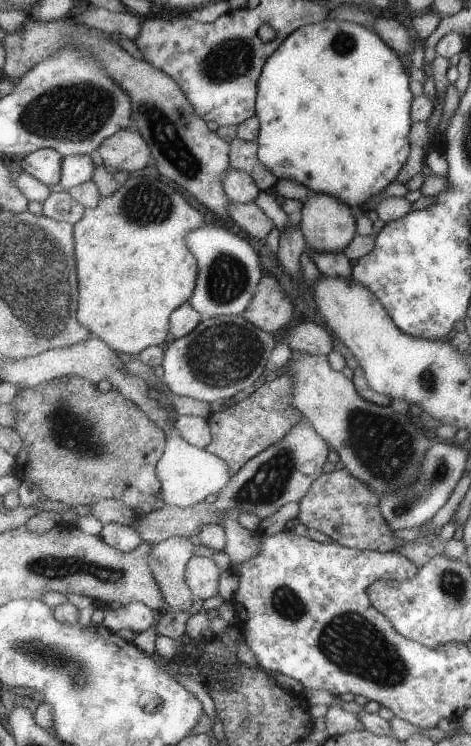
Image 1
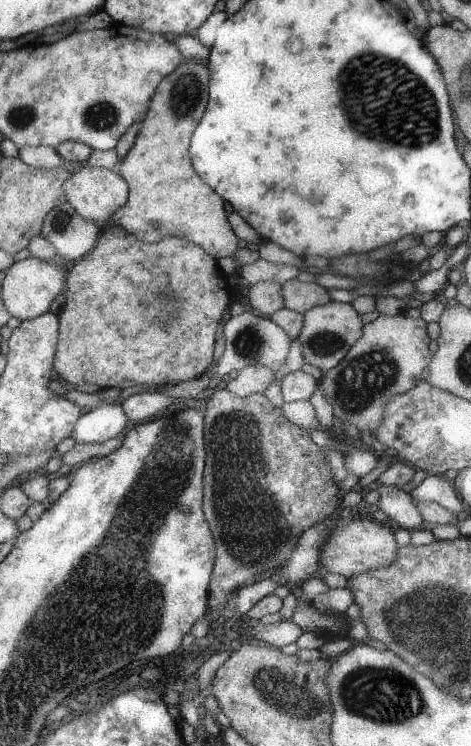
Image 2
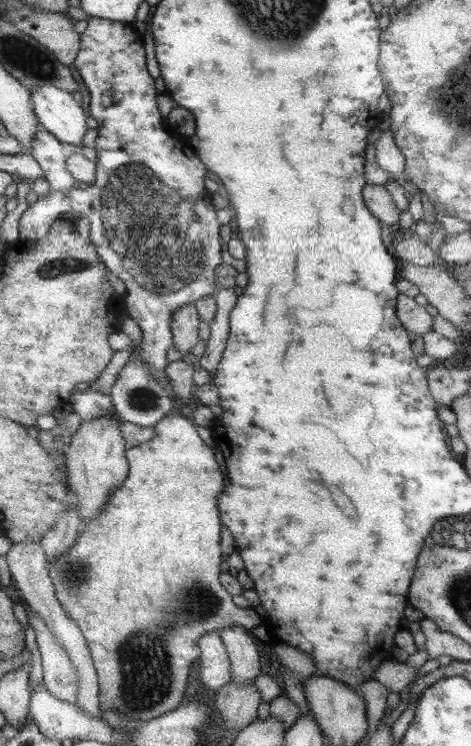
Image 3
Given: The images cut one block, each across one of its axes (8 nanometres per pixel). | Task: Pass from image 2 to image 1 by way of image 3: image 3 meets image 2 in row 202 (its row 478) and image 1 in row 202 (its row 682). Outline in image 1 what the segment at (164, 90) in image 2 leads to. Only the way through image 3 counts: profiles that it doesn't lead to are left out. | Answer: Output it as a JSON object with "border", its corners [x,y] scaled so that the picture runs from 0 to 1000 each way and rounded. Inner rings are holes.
{"border":[[[272,237],[257,251],[251,251],[236,261],[212,264],[208,276],[202,280],[180,280],[174,295],[159,302],[163,316],[163,345],[168,349],[168,374],[172,375],[172,413],[168,428],[178,438],[183,438],[195,449],[208,452],[229,461],[229,464],[246,473],[268,472],[285,477],[293,477],[308,466],[323,462],[342,462],[352,453],[359,453],[359,429],[365,421],[384,412],[395,403],[403,402],[416,389],[418,373],[425,361],[420,359],[418,345],[403,335],[395,316],[403,311],[431,304],[433,290],[420,282],[412,282],[382,260],[374,260],[369,252],[361,252],[352,244],[325,240],[318,237]]]}

